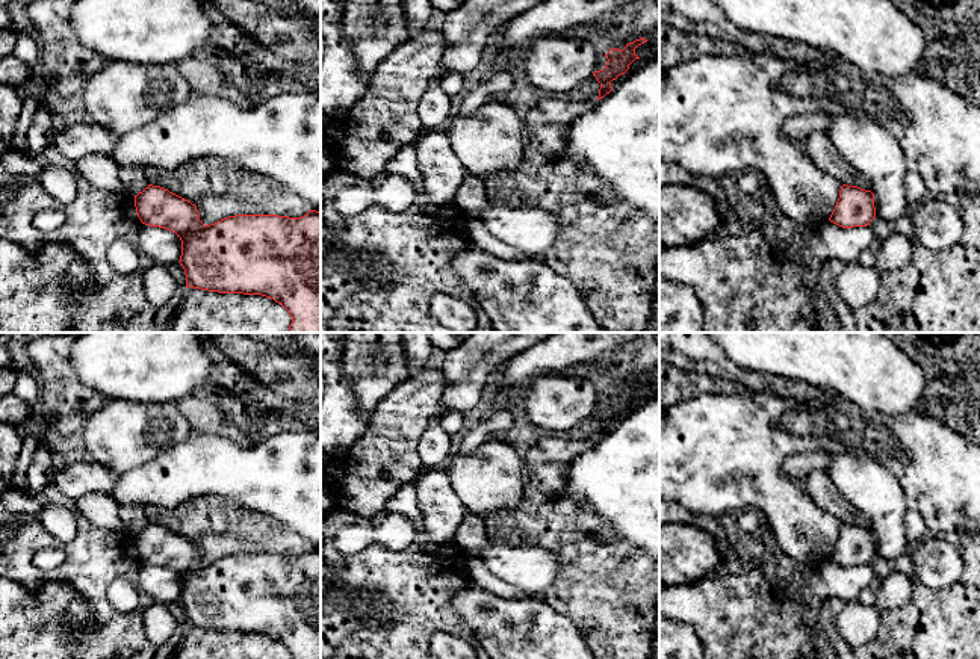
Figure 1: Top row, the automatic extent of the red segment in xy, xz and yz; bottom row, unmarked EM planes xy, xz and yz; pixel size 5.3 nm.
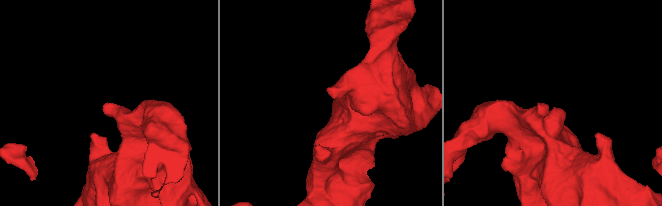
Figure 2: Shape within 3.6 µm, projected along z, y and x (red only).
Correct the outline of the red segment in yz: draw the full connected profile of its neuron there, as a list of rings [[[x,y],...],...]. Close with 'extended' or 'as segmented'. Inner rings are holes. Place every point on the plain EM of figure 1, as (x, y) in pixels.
[[[842,523],[829,559],[842,567],[853,567],[867,565],[874,556],[874,532],[858,524]]] | as segmented

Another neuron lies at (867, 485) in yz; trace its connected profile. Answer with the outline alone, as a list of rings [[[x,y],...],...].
[[[832,455],[826,470],[845,502],[871,523],[876,553],[886,559],[901,556],[909,541],[904,532],[906,493],[898,479],[867,455]]]

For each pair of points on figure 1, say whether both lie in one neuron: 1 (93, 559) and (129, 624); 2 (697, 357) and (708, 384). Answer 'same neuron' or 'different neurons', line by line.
1: same neuron
2: different neurons

